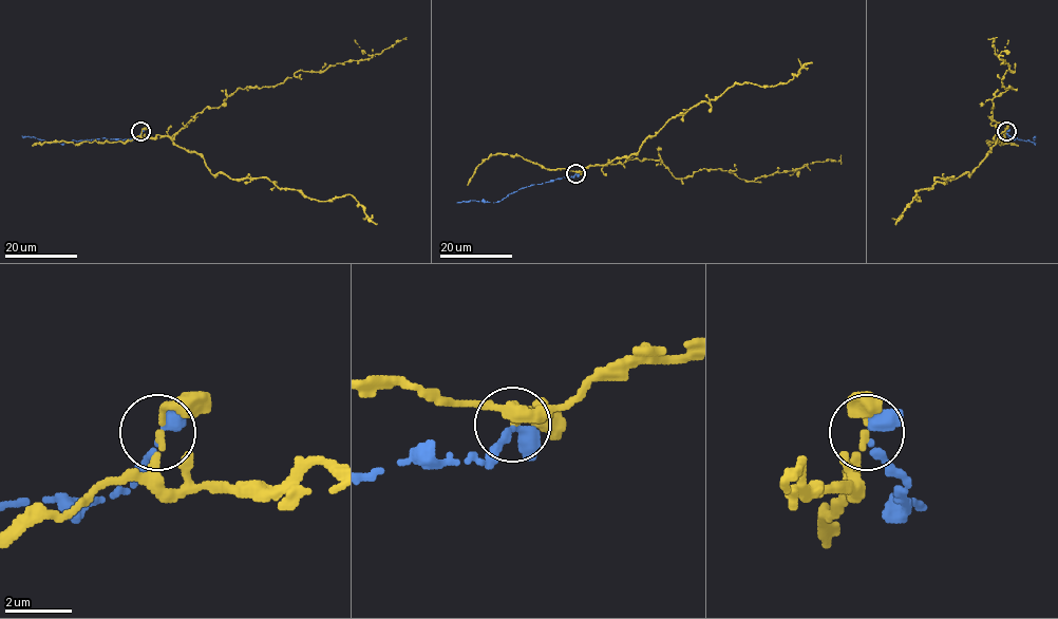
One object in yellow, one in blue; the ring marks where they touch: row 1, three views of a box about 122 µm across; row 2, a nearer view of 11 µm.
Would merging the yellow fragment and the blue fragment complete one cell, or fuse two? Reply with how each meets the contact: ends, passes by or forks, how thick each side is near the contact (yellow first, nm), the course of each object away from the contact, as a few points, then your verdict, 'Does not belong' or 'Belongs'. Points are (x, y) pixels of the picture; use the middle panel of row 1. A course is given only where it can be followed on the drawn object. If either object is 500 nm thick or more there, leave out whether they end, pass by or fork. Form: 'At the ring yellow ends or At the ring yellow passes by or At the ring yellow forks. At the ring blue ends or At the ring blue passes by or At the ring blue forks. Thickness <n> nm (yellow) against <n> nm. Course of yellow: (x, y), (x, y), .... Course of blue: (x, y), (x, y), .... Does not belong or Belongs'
At the ring yellow passes by. At the ring blue ends. Thickness 170 nm (yellow) against 440 nm. Course of yellow: (577, 173), (627, 160), (661, 160), (676, 179), (717, 168), (754, 181), (815, 162), (838, 162), (841, 155). Course of blue: (577, 173), (573, 176), (522, 188), (497, 202), (457, 202). Does not belong

